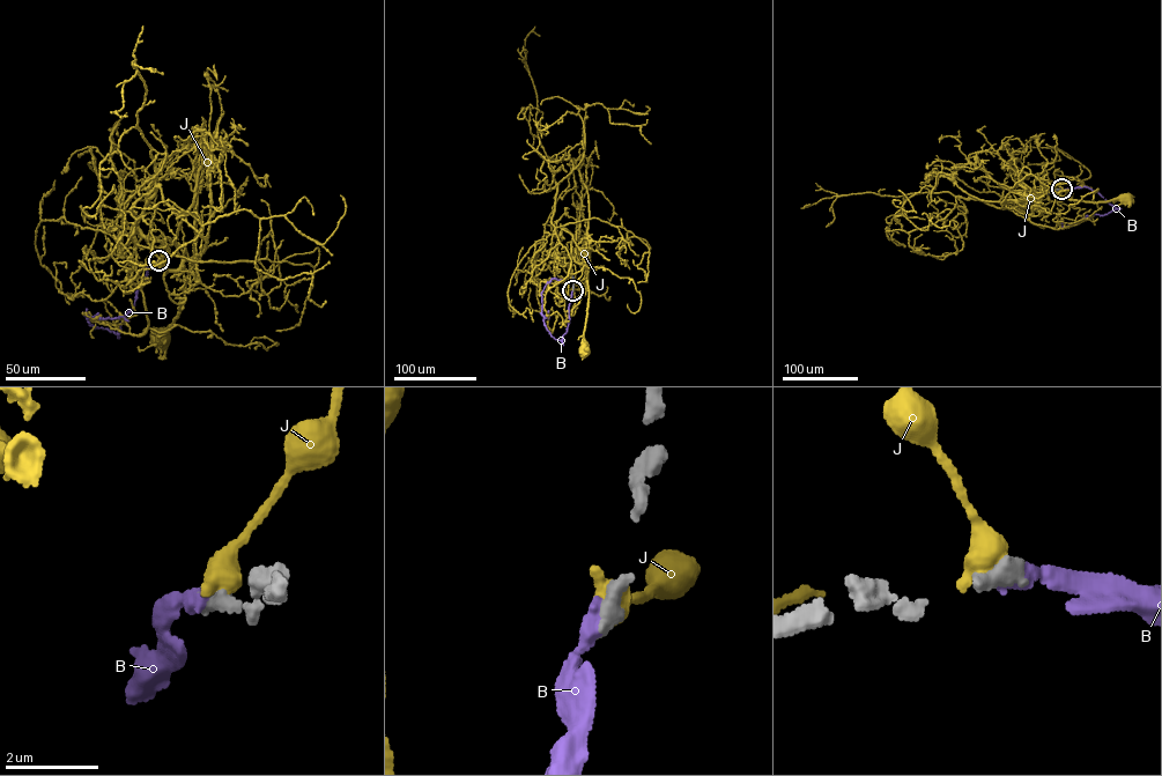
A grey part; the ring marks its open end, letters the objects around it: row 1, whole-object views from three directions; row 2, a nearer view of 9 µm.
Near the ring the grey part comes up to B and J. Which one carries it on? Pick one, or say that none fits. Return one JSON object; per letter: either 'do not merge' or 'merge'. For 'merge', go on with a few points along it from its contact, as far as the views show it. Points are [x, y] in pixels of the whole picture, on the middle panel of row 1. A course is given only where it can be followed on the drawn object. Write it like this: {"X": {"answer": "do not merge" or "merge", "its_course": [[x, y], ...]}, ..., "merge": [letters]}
{"B": {"answer": "merge", "its_course": [[572, 290], [569, 322], [561, 341], [552, 335], [545, 326], [541, 294], [552, 279], [562, 279]]}, "J": {"answer": "do not merge"}, "merge": ["B"]}

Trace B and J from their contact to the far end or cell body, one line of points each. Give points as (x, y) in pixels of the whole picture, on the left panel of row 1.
B: (158, 260), (148, 267), (134, 304), (117, 333), (95, 327), (84, 313), (87, 319), (120, 316), (128, 320)
J: (160, 259), (164, 248), (168, 255), (165, 244), (178, 244), (185, 281), (180, 307), (161, 339)

